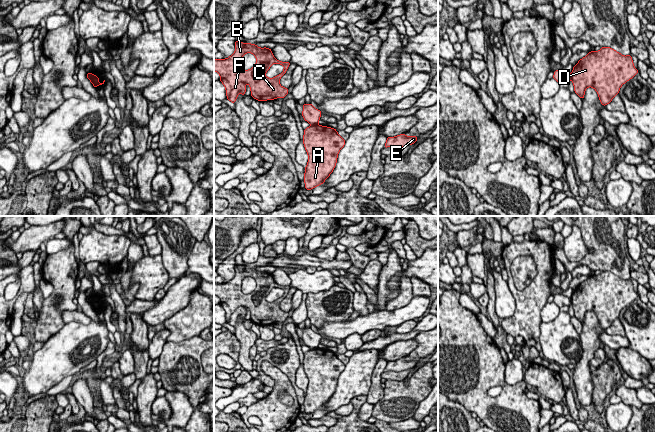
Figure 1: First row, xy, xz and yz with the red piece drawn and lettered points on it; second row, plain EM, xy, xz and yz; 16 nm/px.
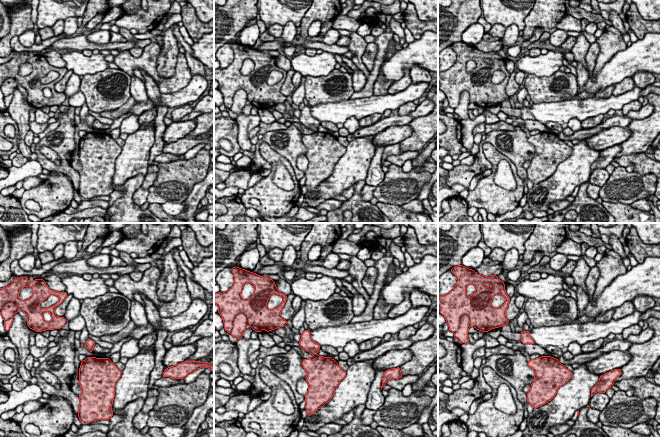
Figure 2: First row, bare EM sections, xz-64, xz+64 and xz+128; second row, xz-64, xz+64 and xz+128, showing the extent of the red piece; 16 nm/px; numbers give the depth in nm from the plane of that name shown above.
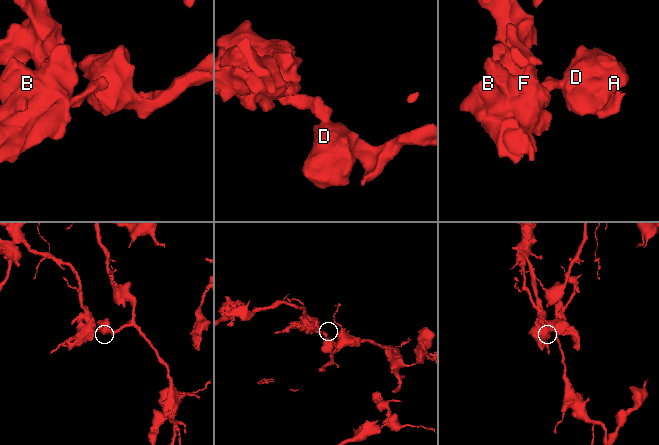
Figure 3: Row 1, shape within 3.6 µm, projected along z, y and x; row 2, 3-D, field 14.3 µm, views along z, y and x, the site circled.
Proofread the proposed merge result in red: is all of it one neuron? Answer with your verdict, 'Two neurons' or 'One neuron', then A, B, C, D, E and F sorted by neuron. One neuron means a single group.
Two neurons. Groups: A D E / B C F

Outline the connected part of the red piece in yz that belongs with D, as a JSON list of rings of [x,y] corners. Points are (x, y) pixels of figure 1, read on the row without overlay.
[[[602,271],[579,284],[573,291],[571,304],[574,316],[581,323],[585,314],[592,311],[601,328],[606,330],[619,317],[621,310],[637,297],[630,279],[624,280],[610,271]]]

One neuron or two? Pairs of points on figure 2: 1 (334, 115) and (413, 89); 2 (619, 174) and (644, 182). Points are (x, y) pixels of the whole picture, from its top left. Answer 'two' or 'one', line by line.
1: one
2: one

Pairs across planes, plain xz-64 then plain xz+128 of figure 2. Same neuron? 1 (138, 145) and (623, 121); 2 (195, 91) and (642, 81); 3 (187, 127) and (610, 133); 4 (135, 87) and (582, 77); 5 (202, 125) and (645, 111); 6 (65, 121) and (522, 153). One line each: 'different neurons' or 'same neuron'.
1: different neurons
2: different neurons
3: same neuron
4: same neuron
5: different neurons
6: same neuron

